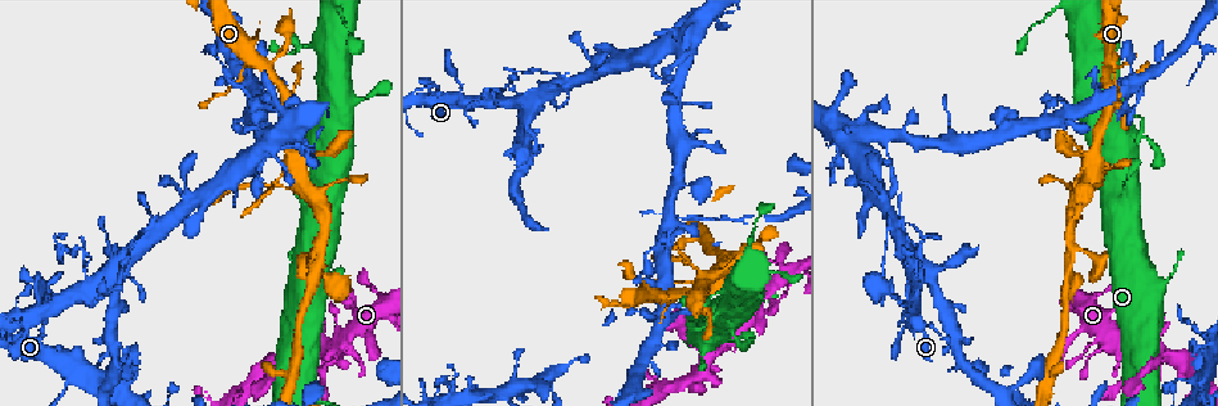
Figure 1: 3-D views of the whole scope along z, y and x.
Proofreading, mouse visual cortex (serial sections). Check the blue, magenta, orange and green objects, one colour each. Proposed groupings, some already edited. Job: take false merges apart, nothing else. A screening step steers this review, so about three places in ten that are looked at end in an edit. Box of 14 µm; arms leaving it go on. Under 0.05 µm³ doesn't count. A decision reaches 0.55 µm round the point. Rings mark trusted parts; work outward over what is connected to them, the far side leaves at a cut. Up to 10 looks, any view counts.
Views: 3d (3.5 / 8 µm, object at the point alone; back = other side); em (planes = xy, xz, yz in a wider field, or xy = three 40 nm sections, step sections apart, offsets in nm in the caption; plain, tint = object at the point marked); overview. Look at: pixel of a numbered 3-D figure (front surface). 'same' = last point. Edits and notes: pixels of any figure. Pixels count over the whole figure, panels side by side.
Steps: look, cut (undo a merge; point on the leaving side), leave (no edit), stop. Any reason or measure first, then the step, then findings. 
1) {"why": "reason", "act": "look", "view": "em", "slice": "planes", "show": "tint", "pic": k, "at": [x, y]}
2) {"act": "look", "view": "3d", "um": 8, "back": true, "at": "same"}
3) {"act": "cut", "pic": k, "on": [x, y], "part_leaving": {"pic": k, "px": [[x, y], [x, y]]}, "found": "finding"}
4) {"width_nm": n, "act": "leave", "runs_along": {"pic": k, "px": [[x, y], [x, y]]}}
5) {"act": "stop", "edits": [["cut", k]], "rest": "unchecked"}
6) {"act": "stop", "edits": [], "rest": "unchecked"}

{"why": "abrupt turn", "act": "look", "view": "3d", "um": 8, "pic": 1, "at": [703, 326]}

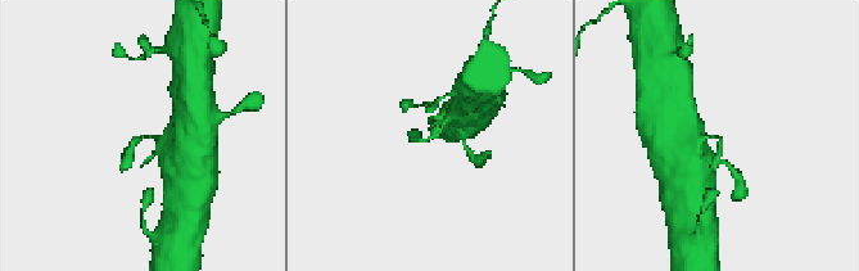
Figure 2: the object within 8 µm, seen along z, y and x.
{"act": "look", "view": "em", "slice": "xy", "step": 5, "show": "tint", "pic": 2, "at": [721, 140]}

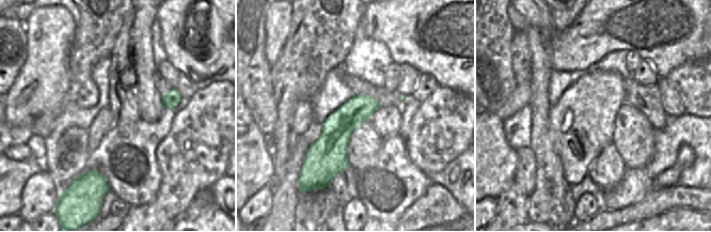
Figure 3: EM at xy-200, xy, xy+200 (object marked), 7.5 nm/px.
{"act": "leave", "runs_along": {"pic": 2, "px": [[166, 144], [152, 136], [139, 139], [123, 167]]}, "found": "all the same cell"}

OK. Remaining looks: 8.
{"why": "touches itself", "act": "look", "view": "3d", "um": 3.5, "back": true, "pic": 1, "at": [1093, 93]}

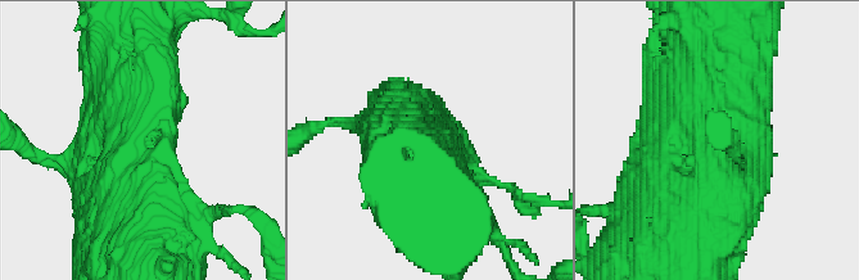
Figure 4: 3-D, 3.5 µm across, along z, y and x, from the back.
{"why": "shape alone is not enough", "act": "look", "view": "em", "slice": "xy", "step": 5, "show": "tint", "at": "same"}

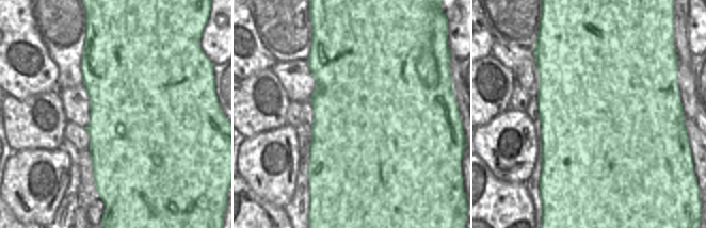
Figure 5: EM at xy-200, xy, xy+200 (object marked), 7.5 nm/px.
{"width_nm": 1100, "act": "leave", "runs_along": {"pic": 4, "px": [[669, 240], [713, 165], [715, 75]]}, "found": "one cell here"}

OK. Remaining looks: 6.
{"why": "thick turns thin", "act": "look", "view": "3d", "um": 8, "pic": 1, "at": [709, 297]}

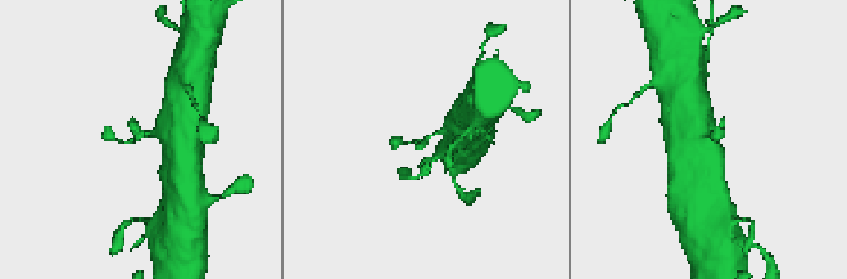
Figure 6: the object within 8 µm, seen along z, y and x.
{"act": "look", "view": "3d", "um": 3.5, "pic": 6, "at": [709, 134]}

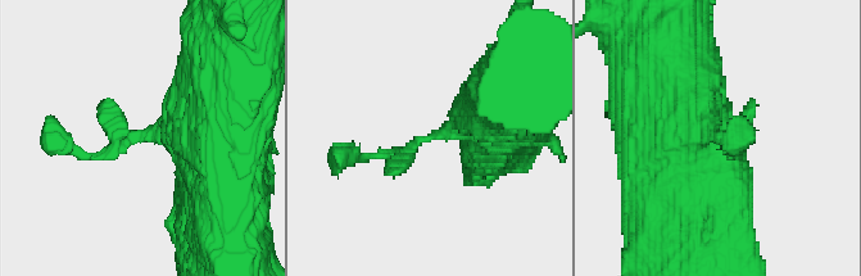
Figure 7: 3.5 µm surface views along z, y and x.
{"act": "look", "view": "em", "slice": "xy", "step": 3, "show": "tint", "pic": 7, "at": [122, 142]}

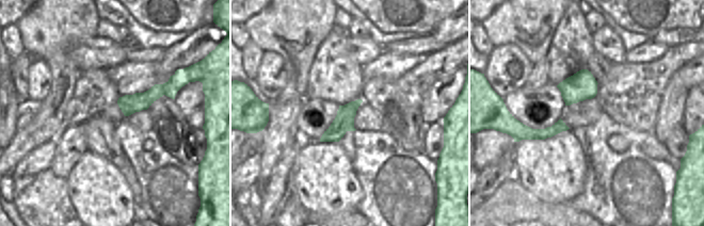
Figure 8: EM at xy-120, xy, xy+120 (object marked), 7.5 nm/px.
{"act": "leave", "found": "one cell here"}

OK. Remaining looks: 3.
{"why": "abrupt turn", "act": "look", "view": "3d", "um": 8, "pic": 1, "at": [439, 101]}

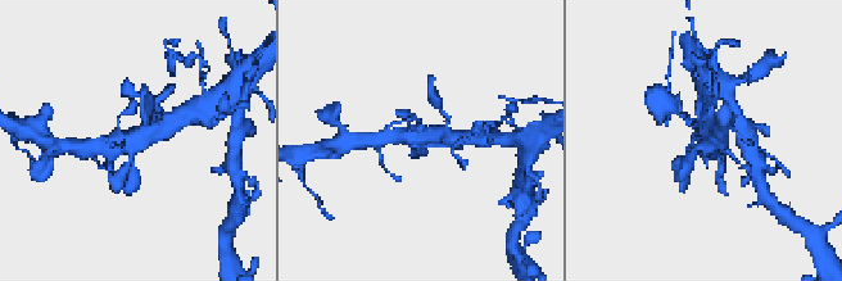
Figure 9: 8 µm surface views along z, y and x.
{"act": "look", "view": "em", "slice": "xy", "step": 5, "show": "tint", "pic": 9, "at": [423, 136]}

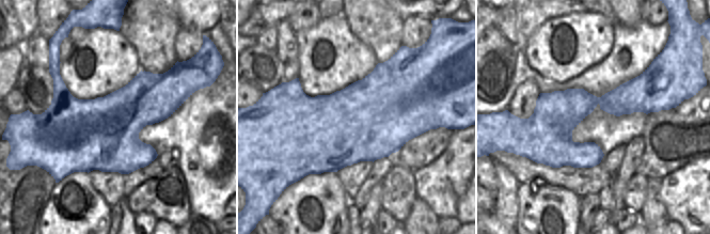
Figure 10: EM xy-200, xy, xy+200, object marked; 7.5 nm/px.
{"act": "leave", "runs_along": {"pic": 10, "px": [[660, 104], [578, 103], [532, 134]]}, "found": "all the same cell"}

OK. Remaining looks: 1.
{"act": "stop", "edits": [], "rest": "unchecked"}

